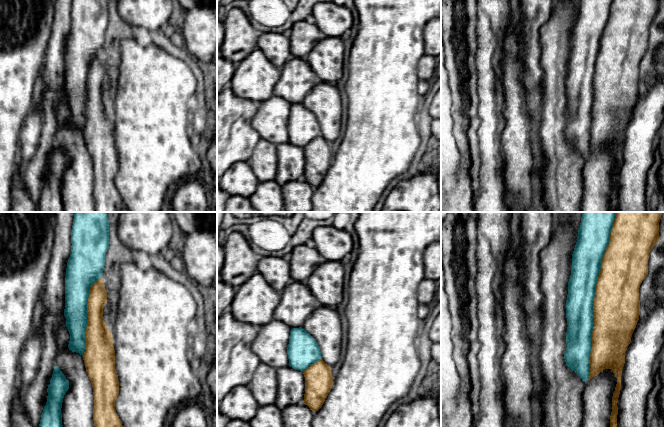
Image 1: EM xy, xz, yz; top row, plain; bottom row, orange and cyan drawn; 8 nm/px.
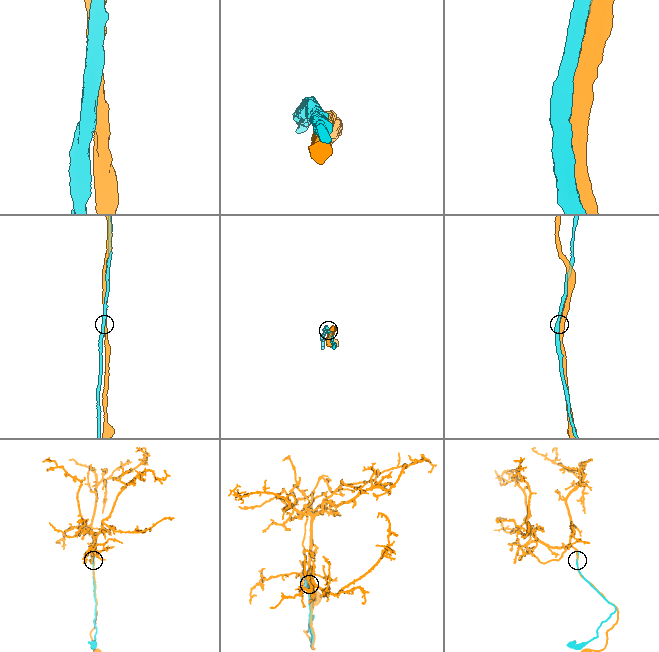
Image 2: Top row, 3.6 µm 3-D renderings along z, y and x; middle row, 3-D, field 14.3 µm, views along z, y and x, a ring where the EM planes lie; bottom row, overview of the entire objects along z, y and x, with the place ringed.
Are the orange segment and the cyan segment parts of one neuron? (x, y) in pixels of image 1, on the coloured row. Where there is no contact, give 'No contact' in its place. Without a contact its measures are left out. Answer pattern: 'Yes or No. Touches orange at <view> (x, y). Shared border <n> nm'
No. Touches orange at yz (595, 296). Shared border 1350 nm

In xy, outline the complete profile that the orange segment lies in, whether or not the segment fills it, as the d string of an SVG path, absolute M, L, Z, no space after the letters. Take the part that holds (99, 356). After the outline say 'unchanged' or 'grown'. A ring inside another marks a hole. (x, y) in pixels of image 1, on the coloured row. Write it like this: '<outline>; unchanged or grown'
M100 278L89 291L83 360L93 387L94 426L123 427L115 410L119 381L115 369L113 337L103 317L106 304L107 292Z; unchanged

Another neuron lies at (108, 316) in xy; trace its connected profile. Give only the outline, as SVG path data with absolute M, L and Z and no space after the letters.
M106 304L103 308L103 317L104 317L104 322L107 324L108 329L110 330L110 325L113 319L113 314L111 313L111 309L108 306L108 304Z

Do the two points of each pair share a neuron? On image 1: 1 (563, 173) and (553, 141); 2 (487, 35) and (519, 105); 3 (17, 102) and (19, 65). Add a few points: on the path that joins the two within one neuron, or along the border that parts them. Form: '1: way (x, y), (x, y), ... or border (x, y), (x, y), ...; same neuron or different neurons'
1: way (563, 165), (556, 149); same neuron
2: border (502, 43), (503, 90); different neurons
3: way (17, 93), (17, 74); same neuron

